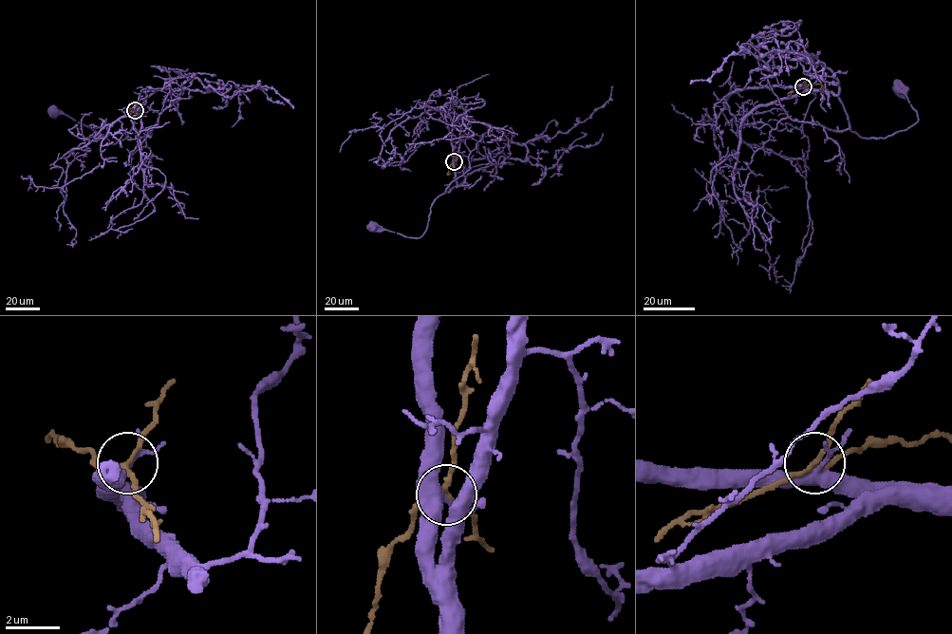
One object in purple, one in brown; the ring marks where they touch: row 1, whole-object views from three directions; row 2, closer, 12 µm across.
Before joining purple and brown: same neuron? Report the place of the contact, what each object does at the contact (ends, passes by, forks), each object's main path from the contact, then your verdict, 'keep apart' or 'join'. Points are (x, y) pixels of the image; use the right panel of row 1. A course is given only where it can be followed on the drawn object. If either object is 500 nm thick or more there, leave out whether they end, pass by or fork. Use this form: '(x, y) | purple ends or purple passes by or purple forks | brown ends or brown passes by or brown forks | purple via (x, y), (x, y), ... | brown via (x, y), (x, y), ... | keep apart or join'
(803, 86) | purple forks | brown forks | purple via (803, 87), (831, 91), (842, 104), (851, 130), (861, 138), (886, 138), (917, 121), (917, 113), (901, 89) | brown via (803, 86), (820, 83), (821, 92) | join

